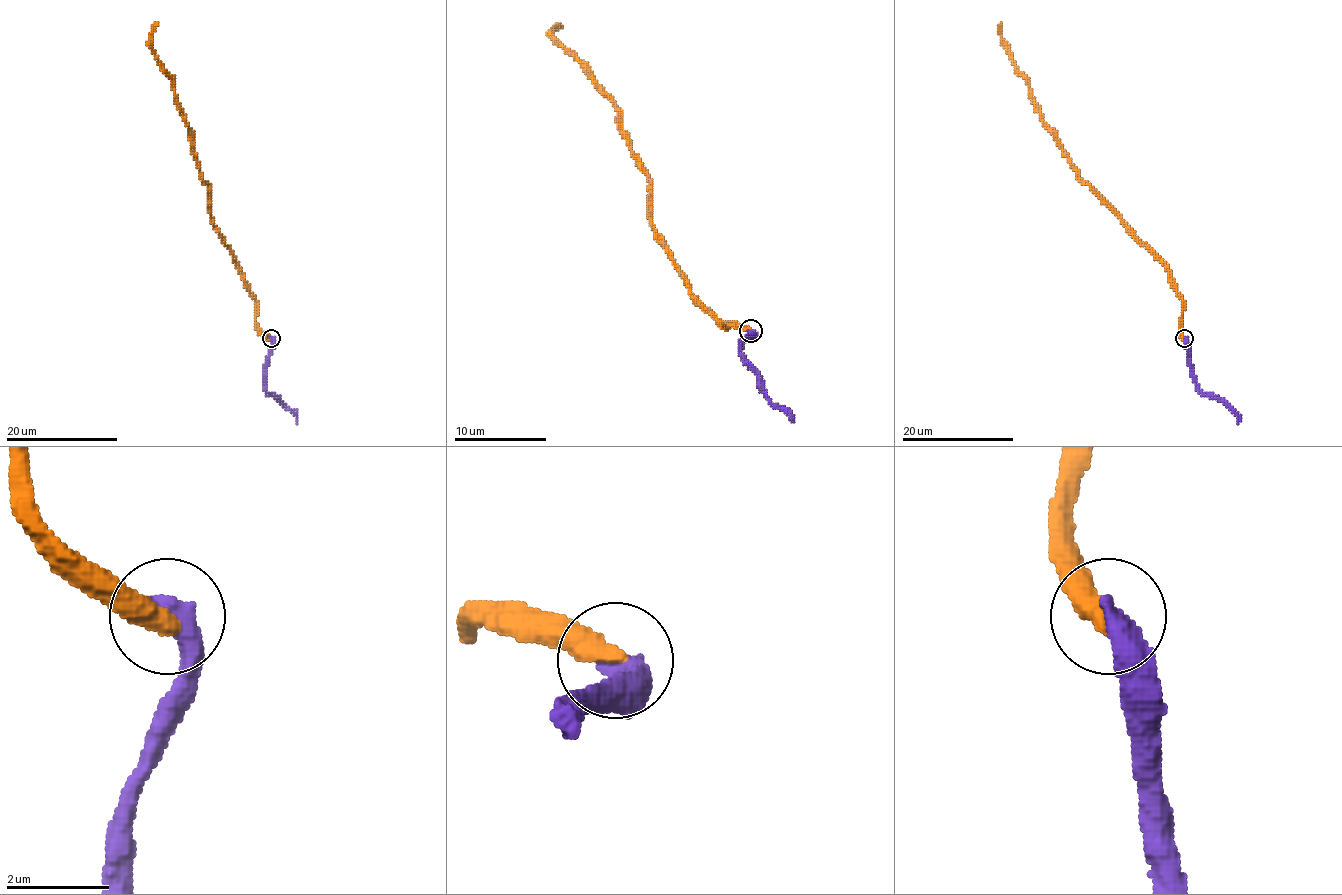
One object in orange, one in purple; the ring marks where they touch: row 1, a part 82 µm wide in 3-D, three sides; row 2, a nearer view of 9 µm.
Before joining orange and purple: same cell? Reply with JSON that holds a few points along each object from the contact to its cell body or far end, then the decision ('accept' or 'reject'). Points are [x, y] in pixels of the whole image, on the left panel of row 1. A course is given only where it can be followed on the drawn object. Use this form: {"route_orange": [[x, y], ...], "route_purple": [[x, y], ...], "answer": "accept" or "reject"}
{"route_orange": [[271, 338], [257, 327], [256, 297], [212, 221], [193, 130], [154, 52], [157, 23]], "route_purple": [[271, 338], [272, 350], [267, 362], [265, 391], [296, 416], [296, 423]], "answer": "accept"}

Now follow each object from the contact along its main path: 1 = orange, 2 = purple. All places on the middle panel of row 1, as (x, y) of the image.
1: (750, 330), (725, 326), (697, 298), (654, 232), (652, 181), (622, 133), (622, 112), (555, 39), (562, 28)
2: (750, 330), (752, 335), (741, 344), (741, 360), (757, 376), (759, 390), (791, 420)

